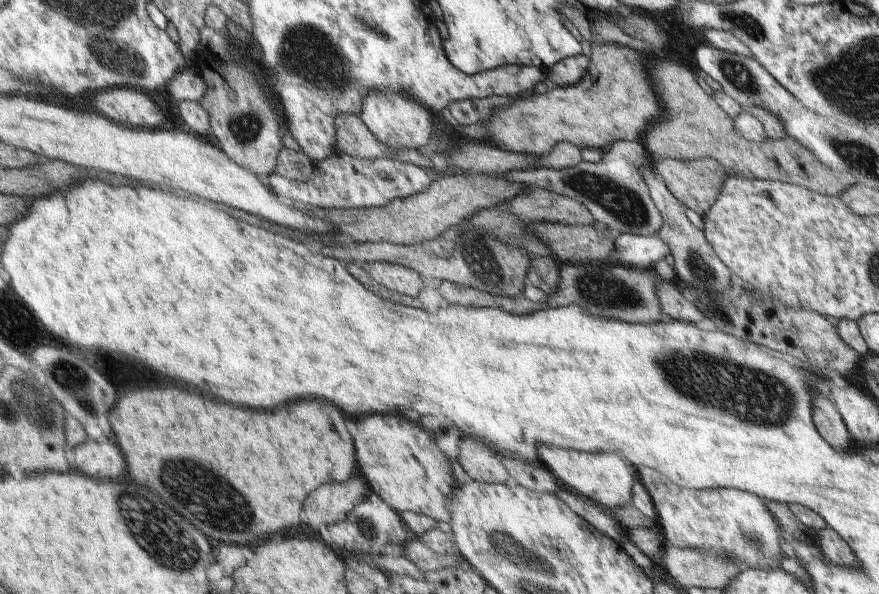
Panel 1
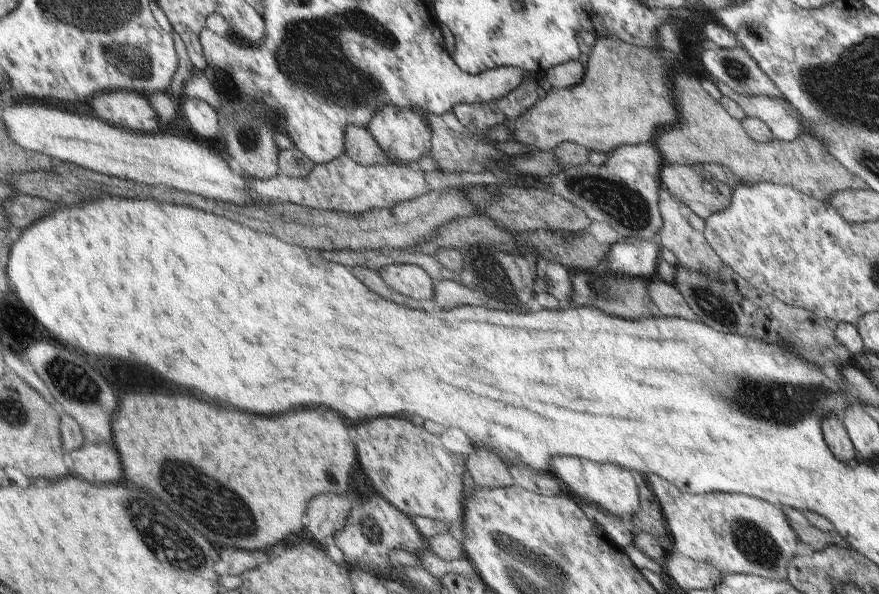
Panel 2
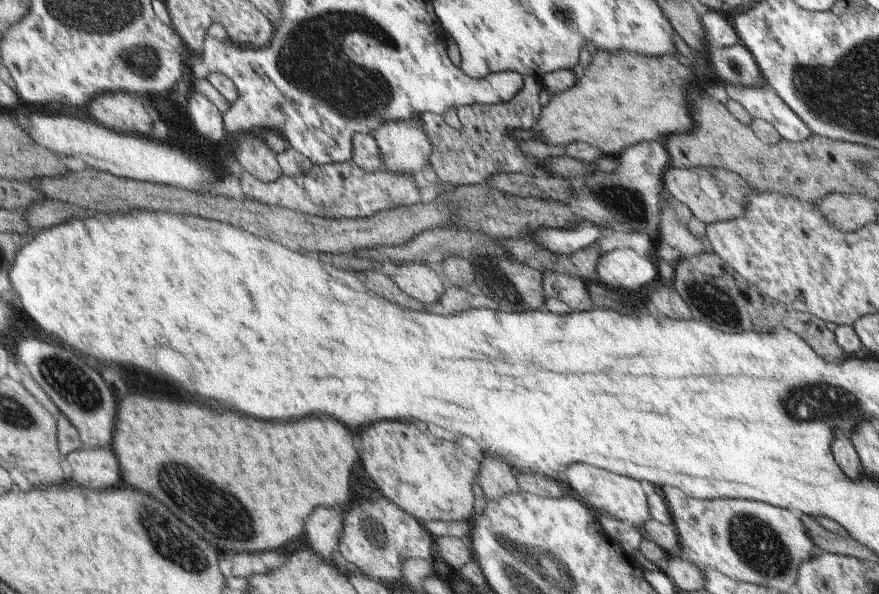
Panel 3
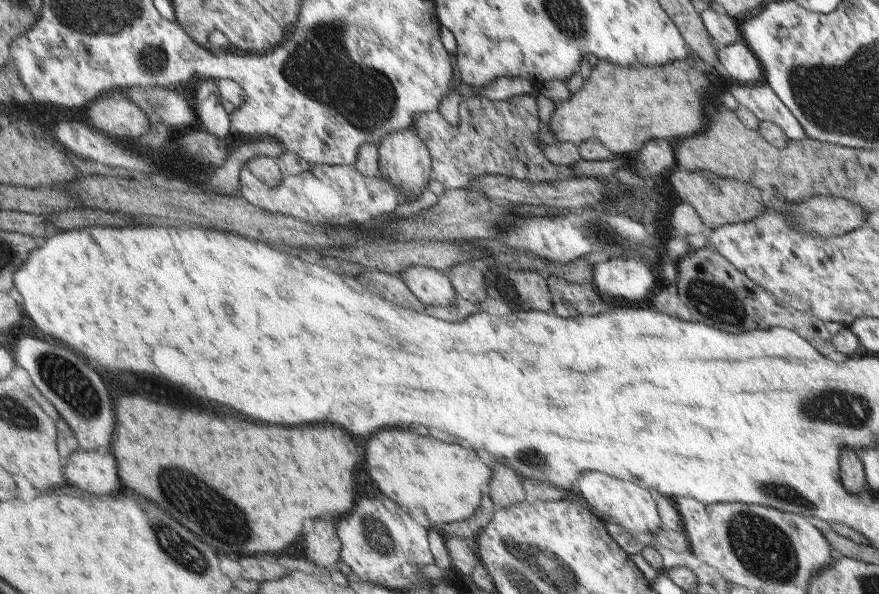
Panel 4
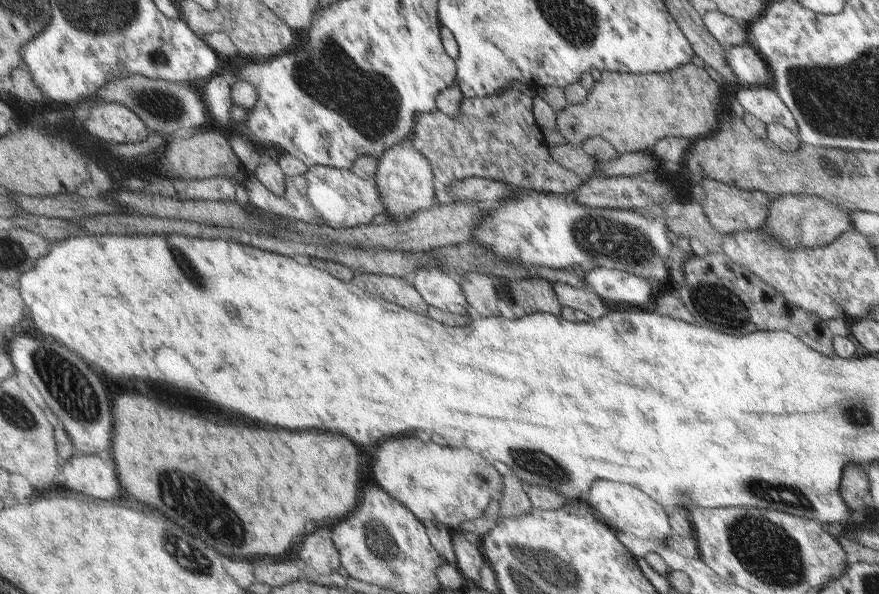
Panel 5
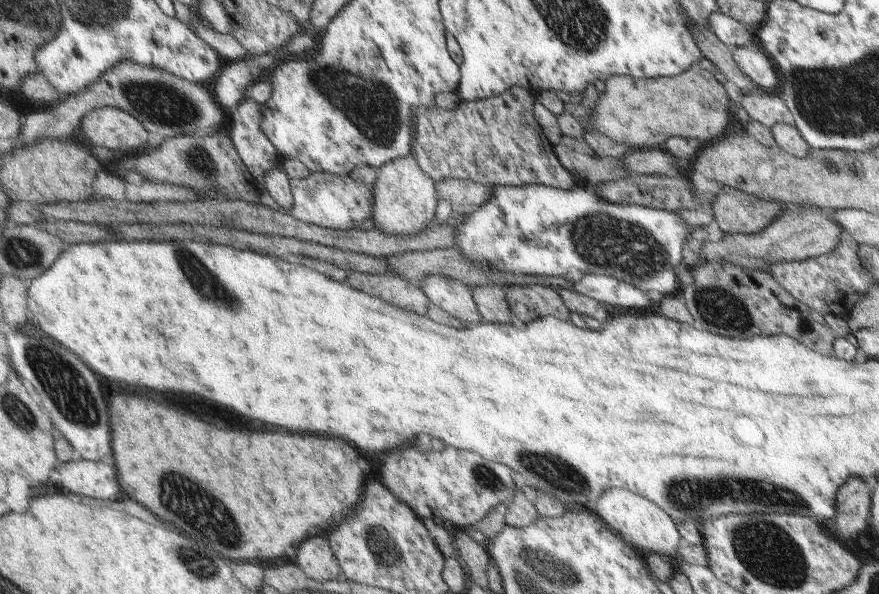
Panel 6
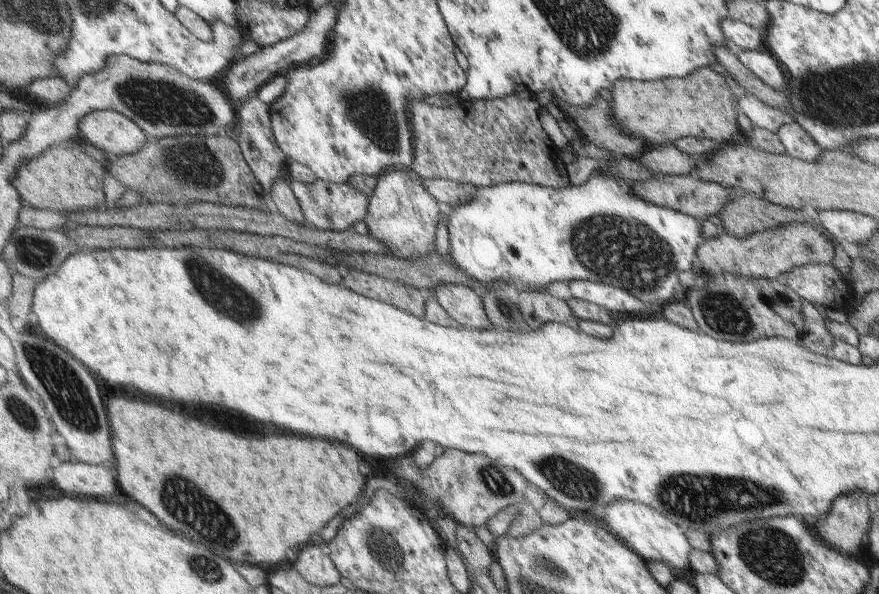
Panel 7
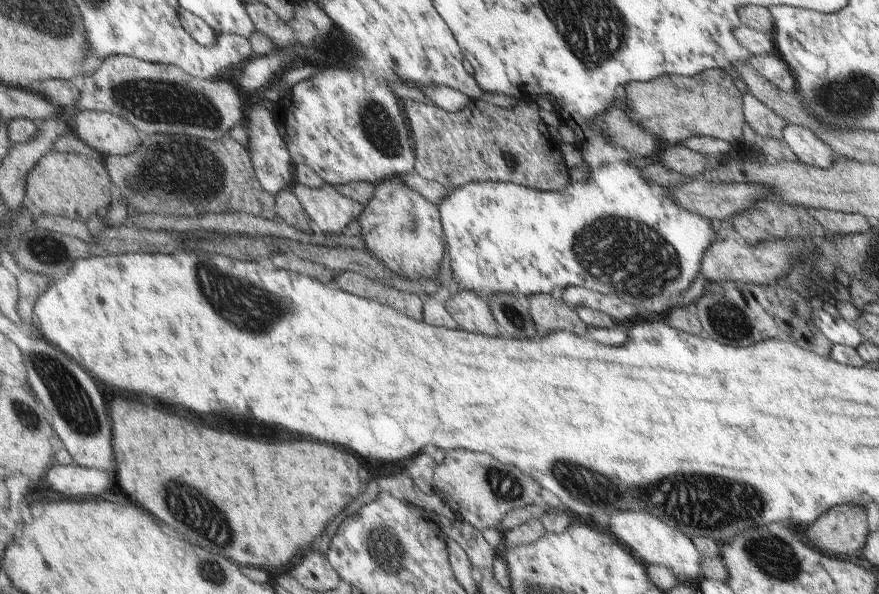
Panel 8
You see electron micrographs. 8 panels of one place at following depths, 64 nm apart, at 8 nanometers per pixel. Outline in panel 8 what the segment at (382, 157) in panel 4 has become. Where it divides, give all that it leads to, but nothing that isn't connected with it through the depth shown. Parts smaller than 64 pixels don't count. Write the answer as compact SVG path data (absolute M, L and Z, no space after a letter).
M399 176L383 178L375 184L373 196L365 204L365 212L359 218L361 240L367 246L367 252L377 256L391 270L401 272L409 278L427 278L435 274L441 258L441 228L439 228L437 210L433 200L423 198L421 192L413 190Z

